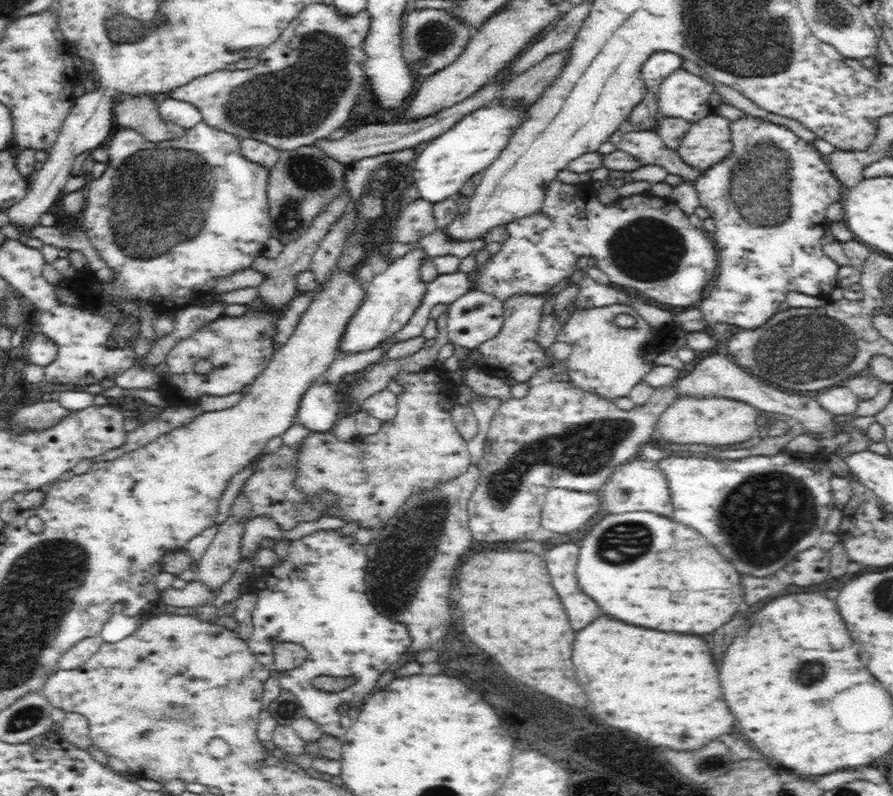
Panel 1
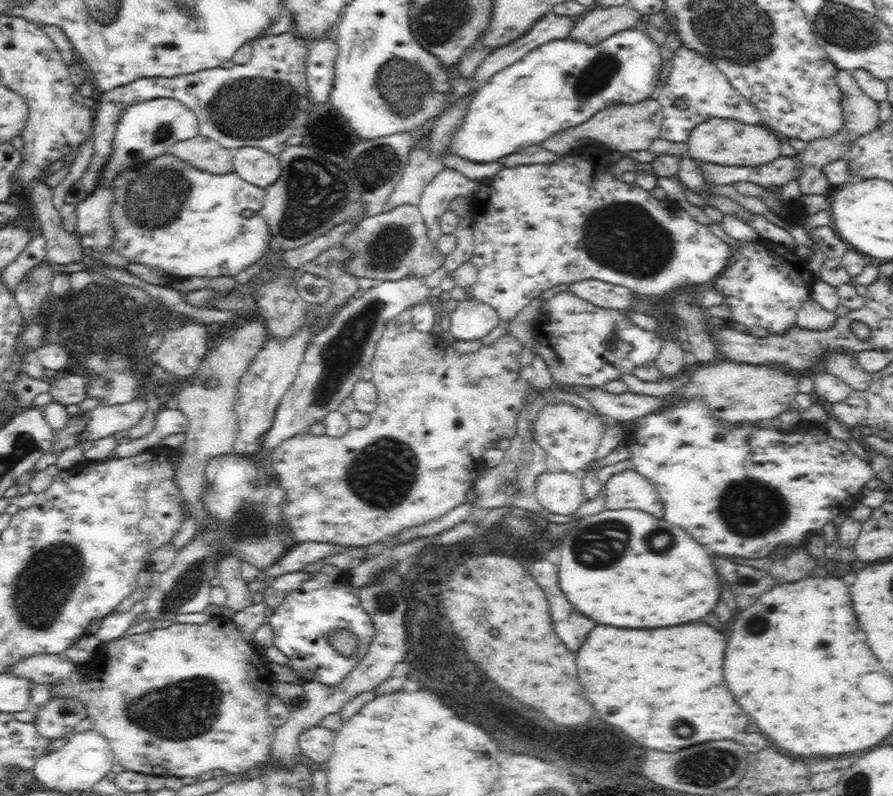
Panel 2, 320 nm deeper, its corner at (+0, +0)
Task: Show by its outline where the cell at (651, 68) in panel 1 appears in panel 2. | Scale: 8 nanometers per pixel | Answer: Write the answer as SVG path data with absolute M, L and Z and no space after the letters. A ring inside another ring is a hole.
M640 28L622 29L612 34L610 38L593 45L569 38L546 42L528 52L518 62L493 74L488 82L477 90L470 102L464 125L452 134L448 151L450 154L458 154L462 158L482 164L496 162L503 156L541 144L556 132L586 123L592 116L606 108L637 104L641 100L648 99L660 82L658 79L660 68L662 68L660 48Z

